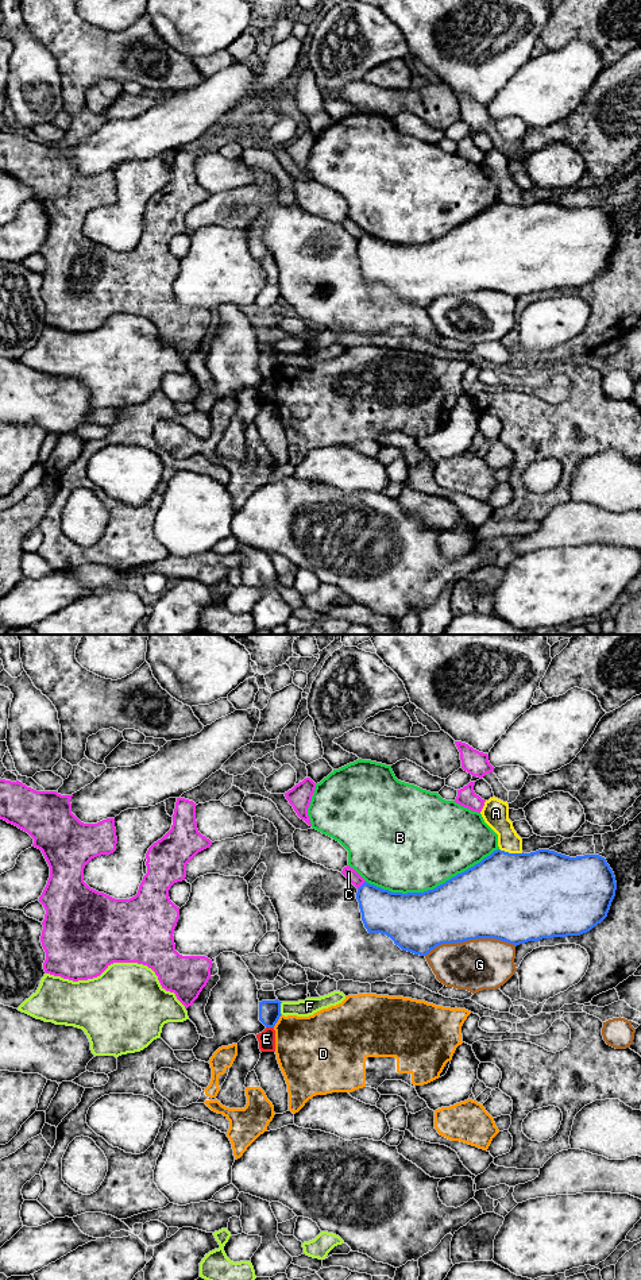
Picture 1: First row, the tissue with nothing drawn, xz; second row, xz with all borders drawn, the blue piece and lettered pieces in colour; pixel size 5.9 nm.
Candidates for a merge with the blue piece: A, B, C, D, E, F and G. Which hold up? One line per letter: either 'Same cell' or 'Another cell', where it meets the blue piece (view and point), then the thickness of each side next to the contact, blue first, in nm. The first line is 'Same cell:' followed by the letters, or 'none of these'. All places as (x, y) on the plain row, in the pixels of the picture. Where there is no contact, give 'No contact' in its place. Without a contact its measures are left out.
Same cell: none of these
A: Another cell. Touches blue at xz (512, 205). Thickness 500 nm (blue) against 150 nm
B: Another cell. Touches blue at xz (433, 241). Thickness 400 nm (blue) against 480 nm
C: Another cell. Touches blue at xz (362, 236). Thickness 260 nm (blue) against 70 nm
D: Another cell. Touches blue at xz (277, 373). Thickness 130 nm (blue) against 380 nm
E: Another cell. Touches blue at xz (270, 378). Thickness 130 nm (blue) against 100 nm
F: Another cell. Touches blue at xz (280, 361). Thickness 130 nm (blue) against 100 nm
G: Another cell. Touches blue at xz (470, 290). Thickness 440 nm (blue) against 300 nm

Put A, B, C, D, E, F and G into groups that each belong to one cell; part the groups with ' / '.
A / B / C / D / E / F / G

